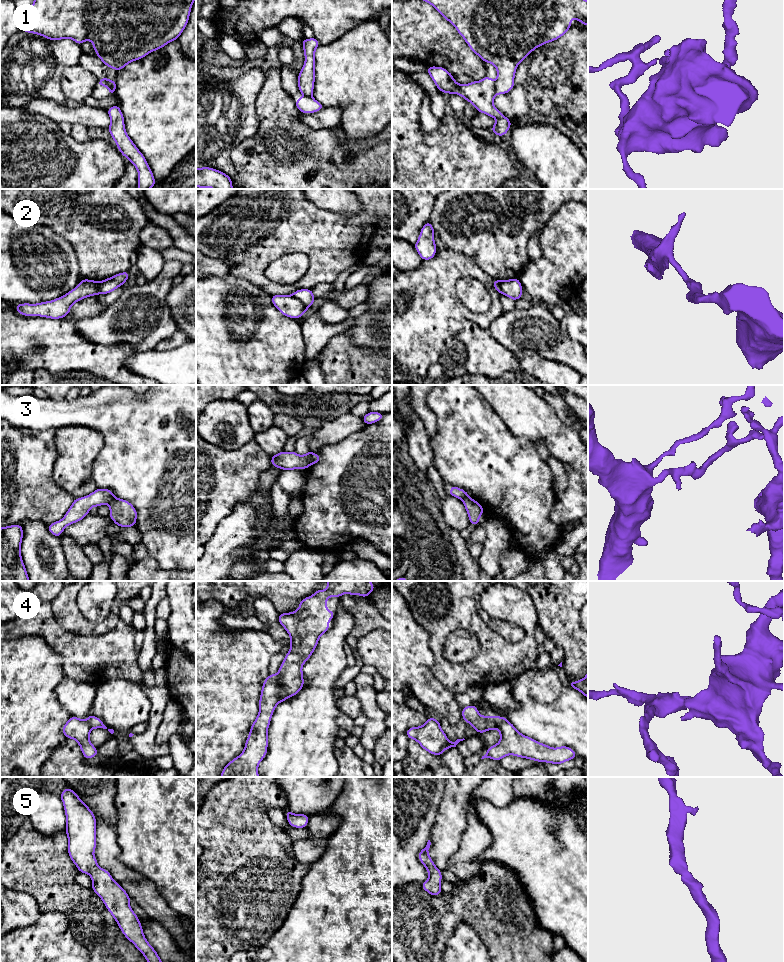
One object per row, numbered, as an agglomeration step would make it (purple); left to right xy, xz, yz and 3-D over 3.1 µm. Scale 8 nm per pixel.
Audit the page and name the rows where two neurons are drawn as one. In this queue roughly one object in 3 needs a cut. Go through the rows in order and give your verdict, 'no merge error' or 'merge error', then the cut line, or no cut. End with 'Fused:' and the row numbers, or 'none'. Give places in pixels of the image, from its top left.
1: merge error; cut in yz along (493, 85), (495, 94)
2: merge error; cut in xz along (291, 295), (307, 307)
3: merge error; cut in xz along (314, 454), (310, 458), (308, 465)
4: merge error; cut in xz along (277, 674), (280, 686), (289, 696)
5: no merge error; no cut
Fused: 1, 2, 3, 4

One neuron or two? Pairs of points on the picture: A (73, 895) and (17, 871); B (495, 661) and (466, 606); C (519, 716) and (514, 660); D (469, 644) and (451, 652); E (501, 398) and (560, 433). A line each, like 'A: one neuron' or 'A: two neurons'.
A: one neuron
B: one neuron
C: two neurons
D: one neuron
E: one neuron

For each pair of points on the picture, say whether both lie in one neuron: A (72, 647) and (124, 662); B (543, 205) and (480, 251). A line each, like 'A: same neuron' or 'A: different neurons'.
A: same neuron
B: same neuron

